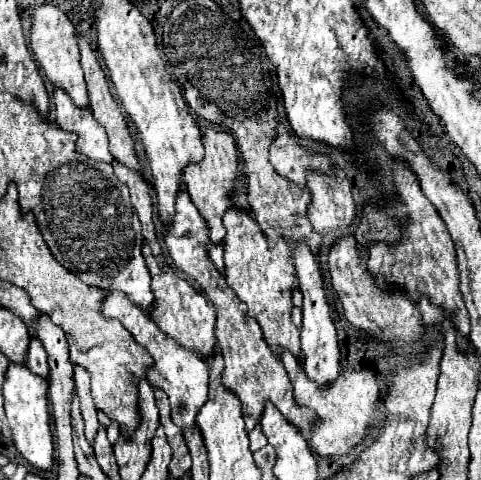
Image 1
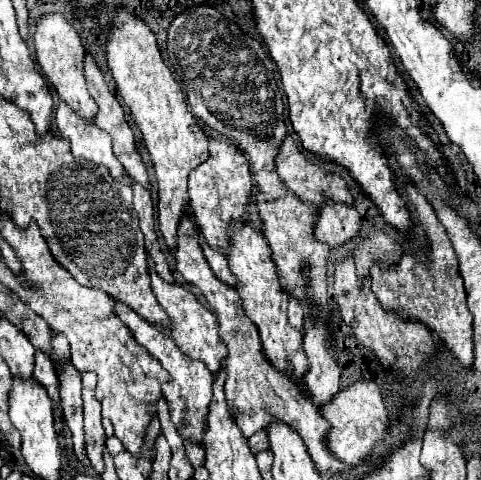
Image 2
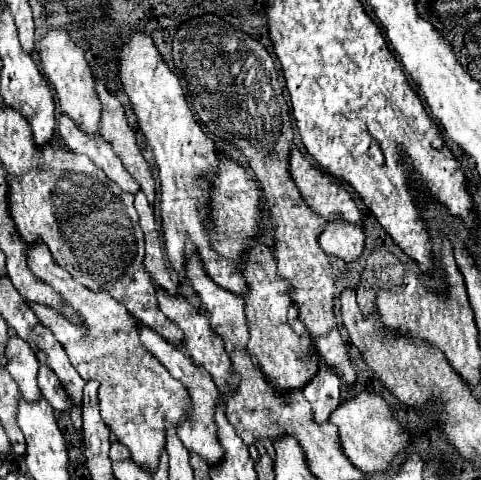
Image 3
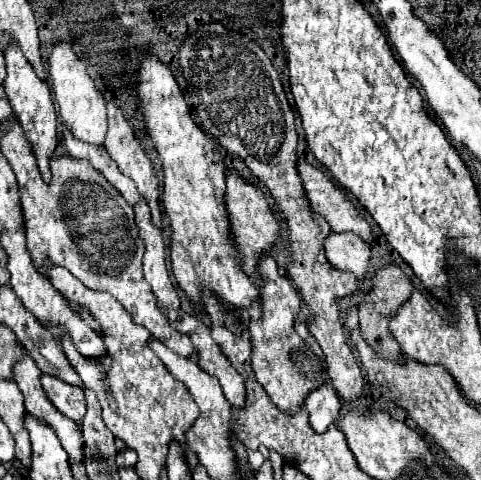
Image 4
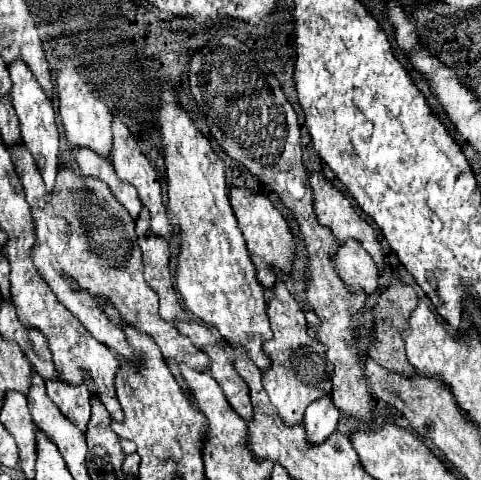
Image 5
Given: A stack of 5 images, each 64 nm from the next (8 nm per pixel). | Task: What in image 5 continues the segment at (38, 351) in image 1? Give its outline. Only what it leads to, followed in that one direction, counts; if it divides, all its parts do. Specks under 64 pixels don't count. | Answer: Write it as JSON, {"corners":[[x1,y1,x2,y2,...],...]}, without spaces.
{"corners":[[48,380,46,390,50,400,60,408,60,412,72,420,74,426,78,426,82,432,86,432,88,420,90,420,90,398,86,386,72,388,70,384,60,384,58,380]]}

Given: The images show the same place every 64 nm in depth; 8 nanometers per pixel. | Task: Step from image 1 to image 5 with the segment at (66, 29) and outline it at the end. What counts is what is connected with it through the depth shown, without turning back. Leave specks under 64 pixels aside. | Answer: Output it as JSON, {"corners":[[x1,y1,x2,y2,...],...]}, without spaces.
{"corners":[[70,60,58,62,56,86,58,86,58,96,60,96,58,110,60,110,62,126,66,130,70,150,88,148,88,150,96,152,98,156,112,160,110,158,110,152,112,152,112,114,106,108,106,104,92,94,90,86,80,78,80,74,76,72,76,68,72,66]]}

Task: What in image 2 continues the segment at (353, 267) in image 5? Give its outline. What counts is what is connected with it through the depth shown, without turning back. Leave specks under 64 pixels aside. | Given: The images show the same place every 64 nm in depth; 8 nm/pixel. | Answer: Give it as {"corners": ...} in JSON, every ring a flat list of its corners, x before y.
{"corners":[[324,204,324,208,318,208,318,214,320,216,314,228,318,242,332,248,344,248,350,240,360,236,360,216,354,206]]}

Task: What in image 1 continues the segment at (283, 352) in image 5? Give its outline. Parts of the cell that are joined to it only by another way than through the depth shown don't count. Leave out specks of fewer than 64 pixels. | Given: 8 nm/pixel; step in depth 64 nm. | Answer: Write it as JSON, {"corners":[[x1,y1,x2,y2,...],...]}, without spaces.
{"corners":[[230,208,224,214,224,226,224,262,228,286,242,302,246,302,248,316,252,316,260,324,264,340,270,346,272,354,280,358,282,350,290,350,298,362,304,362,304,354,300,350,300,330,290,320,296,270,292,268,288,244,284,240,278,240,276,246,270,248,270,242,264,232,260,232,256,220,238,208]]}

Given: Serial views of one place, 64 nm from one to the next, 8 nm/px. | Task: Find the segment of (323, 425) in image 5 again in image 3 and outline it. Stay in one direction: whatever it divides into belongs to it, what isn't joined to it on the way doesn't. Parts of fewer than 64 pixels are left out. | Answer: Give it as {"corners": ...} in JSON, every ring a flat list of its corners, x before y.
{"corners":[[320,364,316,380,304,388,304,398,312,406,314,420,318,424,328,422,330,414,340,406,340,378,326,364]]}

